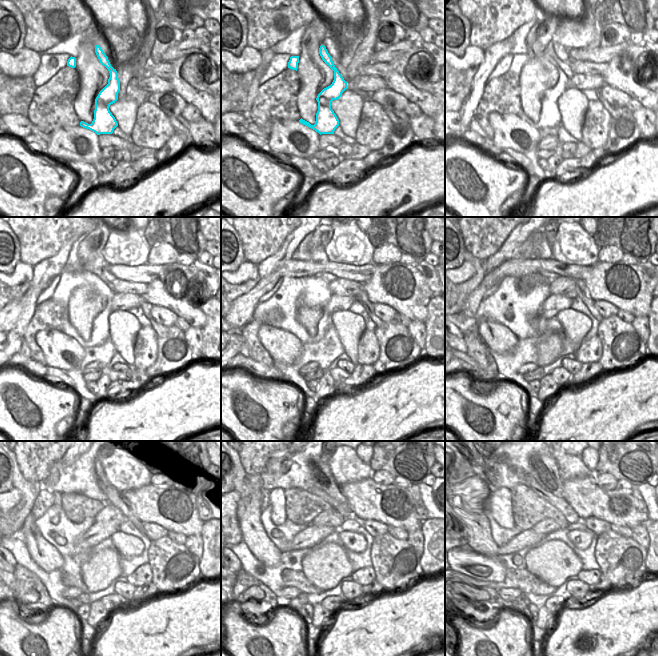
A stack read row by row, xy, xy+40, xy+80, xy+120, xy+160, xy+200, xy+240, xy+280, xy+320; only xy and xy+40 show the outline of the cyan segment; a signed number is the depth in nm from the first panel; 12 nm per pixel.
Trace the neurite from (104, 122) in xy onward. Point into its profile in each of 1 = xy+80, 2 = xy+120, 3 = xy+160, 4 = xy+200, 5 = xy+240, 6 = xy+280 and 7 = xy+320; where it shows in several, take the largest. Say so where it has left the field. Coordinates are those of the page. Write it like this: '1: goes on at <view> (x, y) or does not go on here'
1: goes on at xy+80 (549, 117)
2: goes on at xy+120 (68, 282)
3: goes on at xy+160 (310, 291)
4: goes on at xy+200 (524, 306)
5: goes on at xy+240 (72, 532)
6: goes on at xy+280 (280, 536)
7: goes on at xy+320 (500, 535)

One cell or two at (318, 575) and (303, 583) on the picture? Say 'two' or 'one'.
two

